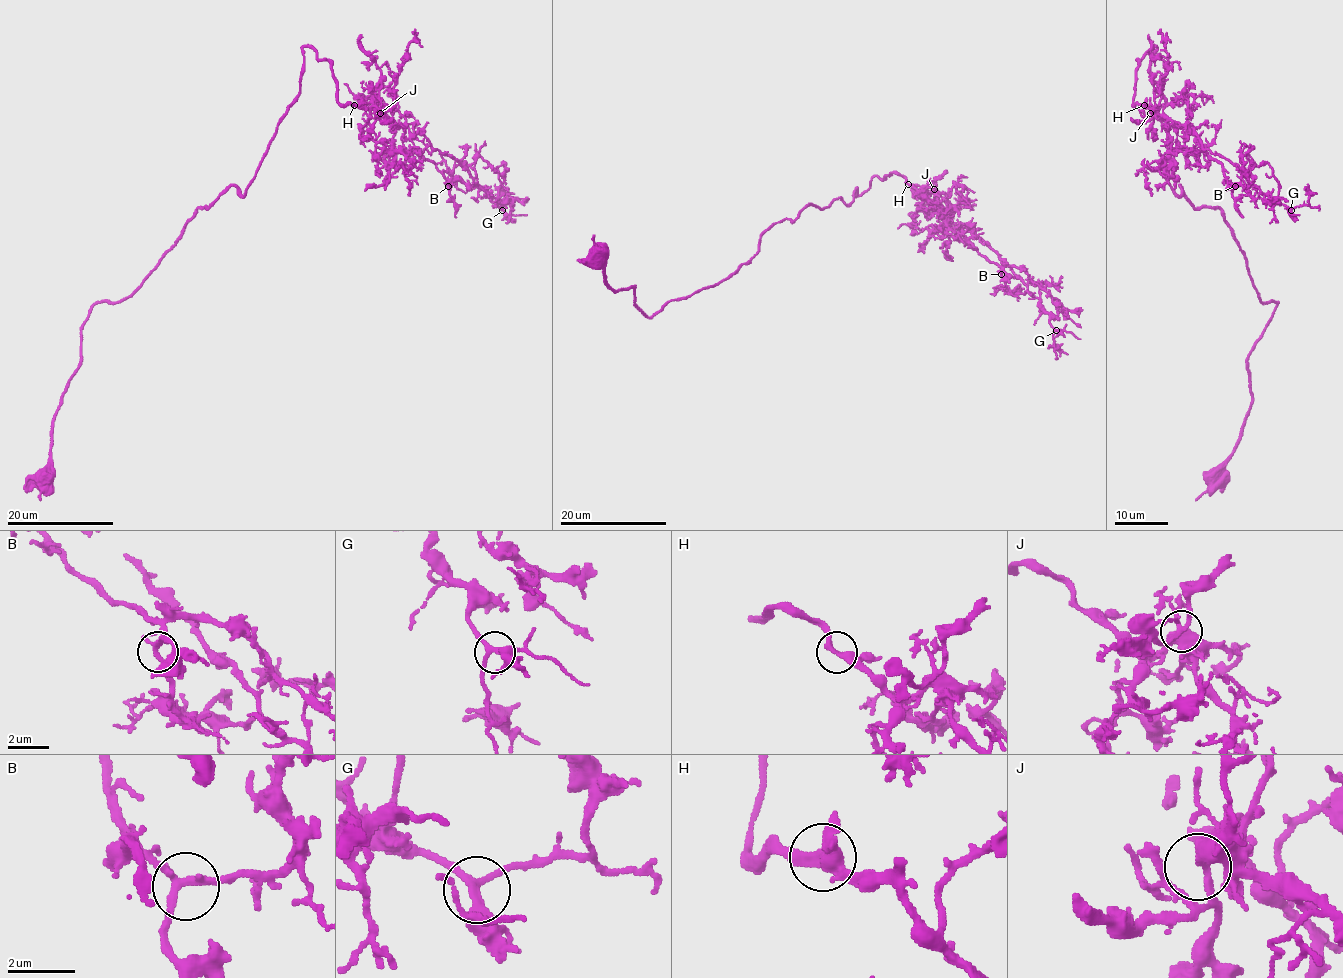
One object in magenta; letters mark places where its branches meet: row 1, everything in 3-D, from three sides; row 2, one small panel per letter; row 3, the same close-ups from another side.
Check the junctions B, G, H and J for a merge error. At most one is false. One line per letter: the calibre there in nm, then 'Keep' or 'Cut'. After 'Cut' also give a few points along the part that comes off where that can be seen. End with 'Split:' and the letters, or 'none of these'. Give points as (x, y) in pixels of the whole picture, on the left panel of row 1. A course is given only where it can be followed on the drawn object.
B: Thickness 240 nm. Keep
G: Thickness 240 nm. Keep
H: Thickness 320 nm. Keep
J: Thickness 420 nm. Keep
Split: none of these

